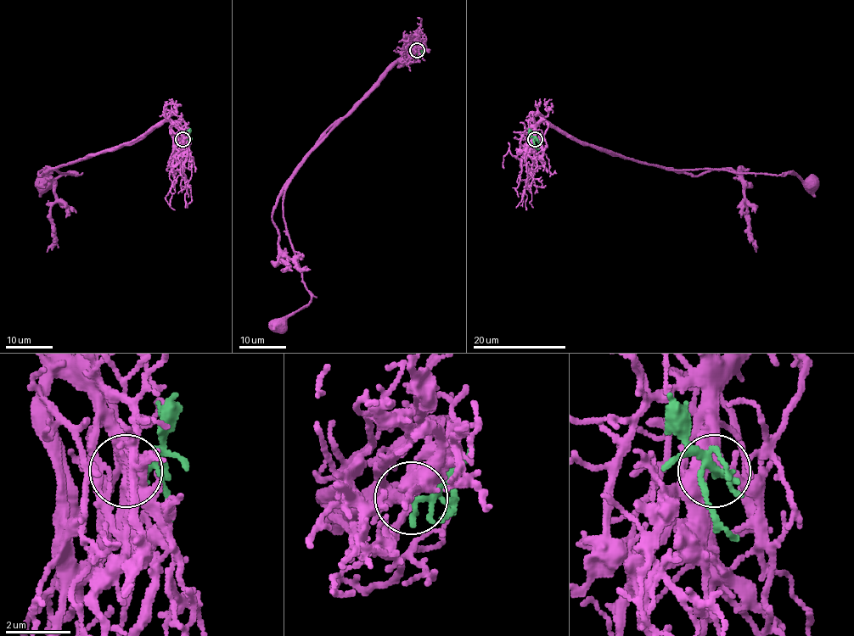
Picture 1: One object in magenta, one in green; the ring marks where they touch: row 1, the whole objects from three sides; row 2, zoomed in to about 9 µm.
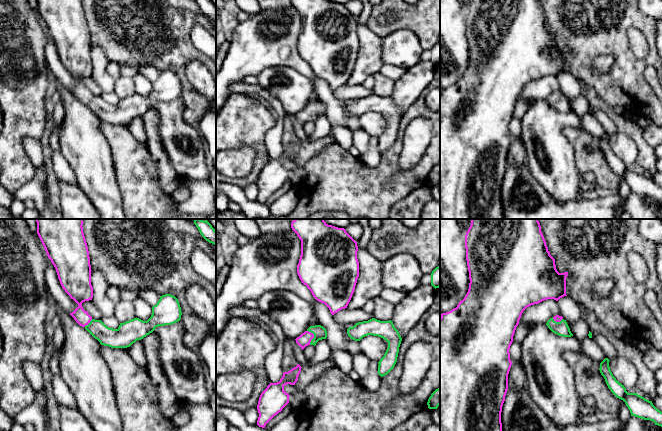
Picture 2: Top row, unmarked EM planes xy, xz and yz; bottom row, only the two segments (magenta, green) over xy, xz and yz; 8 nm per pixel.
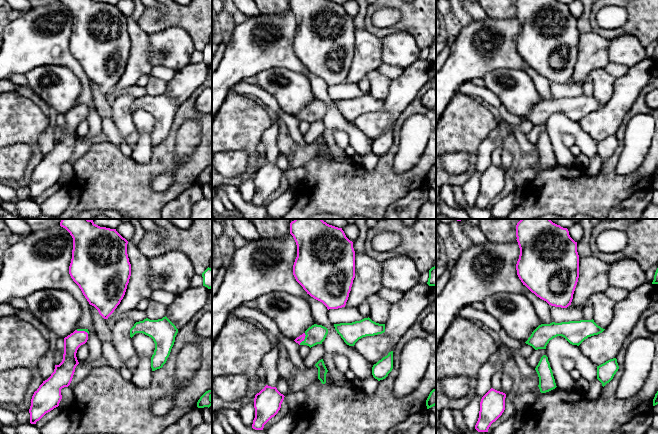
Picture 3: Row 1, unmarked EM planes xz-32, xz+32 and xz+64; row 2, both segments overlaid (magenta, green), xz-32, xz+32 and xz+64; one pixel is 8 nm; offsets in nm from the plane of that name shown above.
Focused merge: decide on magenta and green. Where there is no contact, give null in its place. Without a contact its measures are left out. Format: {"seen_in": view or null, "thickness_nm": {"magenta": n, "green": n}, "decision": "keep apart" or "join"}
{"seen_in": "xz", "thickness_nm": {"magenta": 100, "green": 100}, "decision": "join"}

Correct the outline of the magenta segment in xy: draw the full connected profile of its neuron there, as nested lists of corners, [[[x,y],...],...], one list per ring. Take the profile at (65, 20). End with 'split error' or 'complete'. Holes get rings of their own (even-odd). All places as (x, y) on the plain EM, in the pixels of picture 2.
[[[37,0],[37,10],[56,45],[62,64],[78,80],[70,91],[80,102],[101,121],[127,124],[152,109],[156,103],[180,97],[181,83],[178,75],[171,70],[160,72],[147,97],[134,94],[113,105],[101,96],[93,95],[82,83],[83,78],[93,74],[92,46],[82,2],[83,0]]] | split error

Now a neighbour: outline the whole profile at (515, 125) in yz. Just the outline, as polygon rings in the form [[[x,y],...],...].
[[[512,118],[509,129],[512,139],[519,137],[521,134],[521,118]]]

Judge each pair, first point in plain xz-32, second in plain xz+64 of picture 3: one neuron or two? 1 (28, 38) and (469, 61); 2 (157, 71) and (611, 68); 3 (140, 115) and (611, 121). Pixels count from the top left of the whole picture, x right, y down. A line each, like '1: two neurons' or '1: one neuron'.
1: one neuron
2: one neuron
3: one neuron

